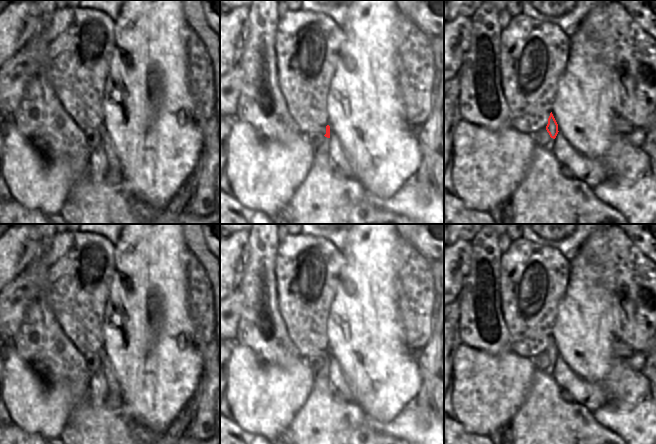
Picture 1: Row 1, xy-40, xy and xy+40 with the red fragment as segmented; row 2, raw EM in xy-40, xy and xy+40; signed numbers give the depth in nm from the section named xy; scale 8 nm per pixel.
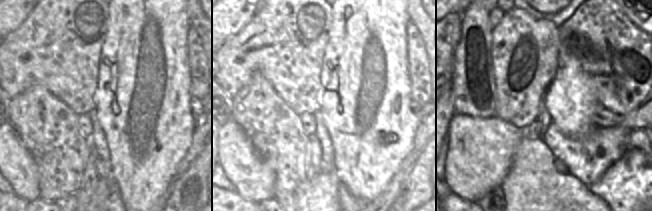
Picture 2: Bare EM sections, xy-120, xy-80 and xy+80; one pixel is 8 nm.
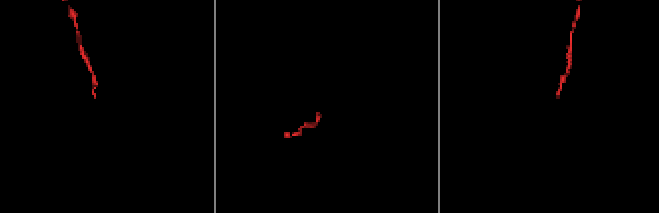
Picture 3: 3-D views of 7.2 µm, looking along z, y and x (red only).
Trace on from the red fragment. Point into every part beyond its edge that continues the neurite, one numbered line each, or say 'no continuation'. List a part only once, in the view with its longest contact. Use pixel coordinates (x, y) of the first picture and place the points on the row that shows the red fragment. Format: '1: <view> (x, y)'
1: xy (323, 149)

